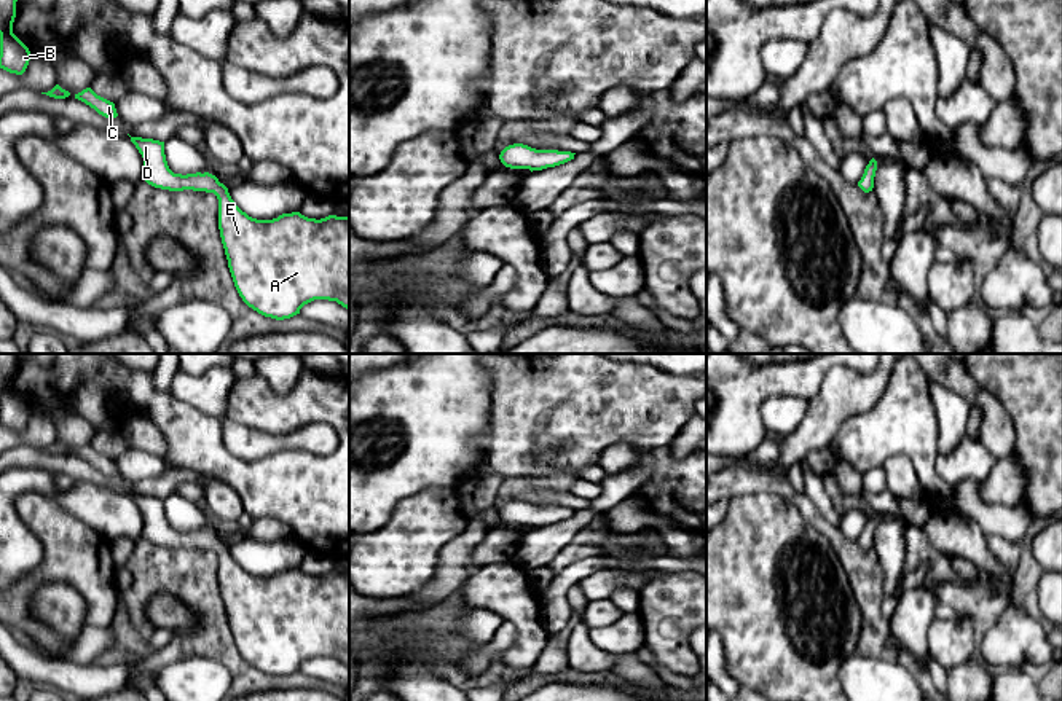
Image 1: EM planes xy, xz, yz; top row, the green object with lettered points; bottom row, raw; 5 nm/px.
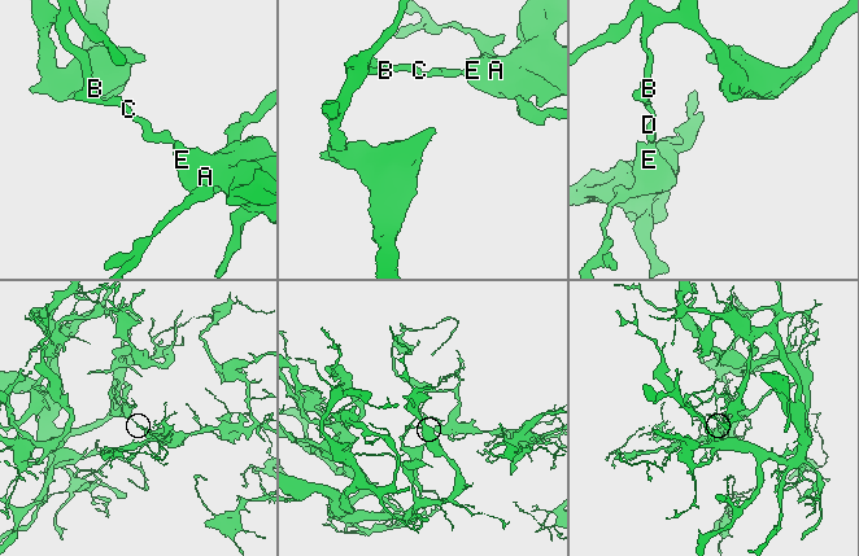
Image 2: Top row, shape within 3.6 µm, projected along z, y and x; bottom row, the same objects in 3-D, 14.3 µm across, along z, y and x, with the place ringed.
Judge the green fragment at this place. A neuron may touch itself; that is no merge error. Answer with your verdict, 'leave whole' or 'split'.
split

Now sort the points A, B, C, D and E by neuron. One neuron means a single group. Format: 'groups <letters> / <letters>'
groups A E / B C D

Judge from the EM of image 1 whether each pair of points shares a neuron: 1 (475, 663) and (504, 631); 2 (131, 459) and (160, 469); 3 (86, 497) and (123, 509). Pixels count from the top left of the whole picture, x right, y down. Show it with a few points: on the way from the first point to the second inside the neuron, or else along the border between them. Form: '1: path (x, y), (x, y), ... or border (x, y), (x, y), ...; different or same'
1: path (483, 655), (501, 639); same
2: path (137, 466), (153, 467); same
3: path (96, 505), (114, 509); same

